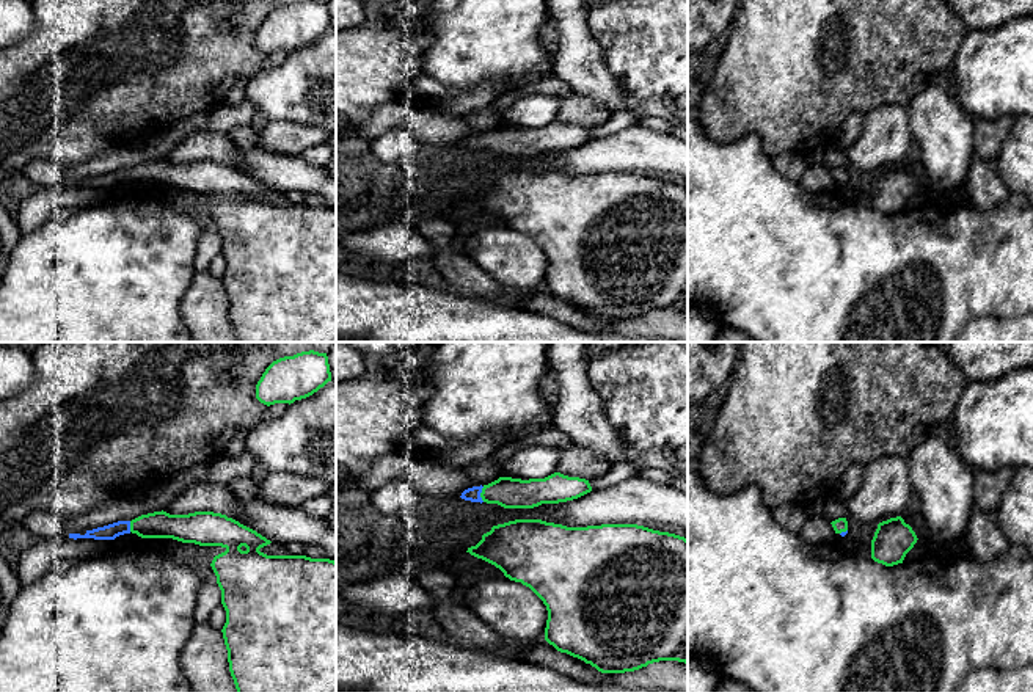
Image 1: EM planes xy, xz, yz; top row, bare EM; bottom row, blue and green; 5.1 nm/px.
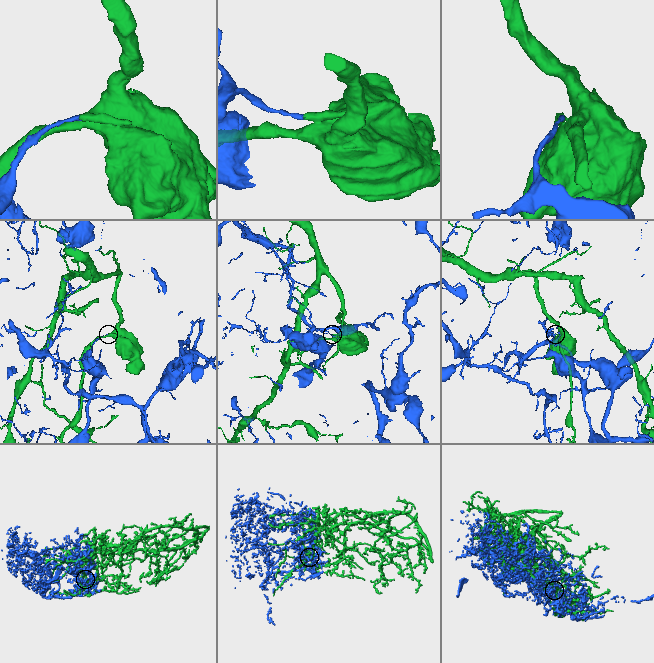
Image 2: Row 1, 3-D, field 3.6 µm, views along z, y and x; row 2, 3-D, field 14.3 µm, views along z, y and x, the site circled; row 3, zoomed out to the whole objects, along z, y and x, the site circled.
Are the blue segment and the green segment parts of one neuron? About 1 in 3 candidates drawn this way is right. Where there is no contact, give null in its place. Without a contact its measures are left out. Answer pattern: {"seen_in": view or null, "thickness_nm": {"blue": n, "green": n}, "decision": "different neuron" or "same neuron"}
{"seen_in": "xz", "thickness_nm": {"blue": 70, "green": 160}, "decision": "different neuron"}

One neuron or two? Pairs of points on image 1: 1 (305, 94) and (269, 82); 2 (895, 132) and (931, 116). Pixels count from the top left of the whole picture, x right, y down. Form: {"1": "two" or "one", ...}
{"1": "one", "2": "two"}

